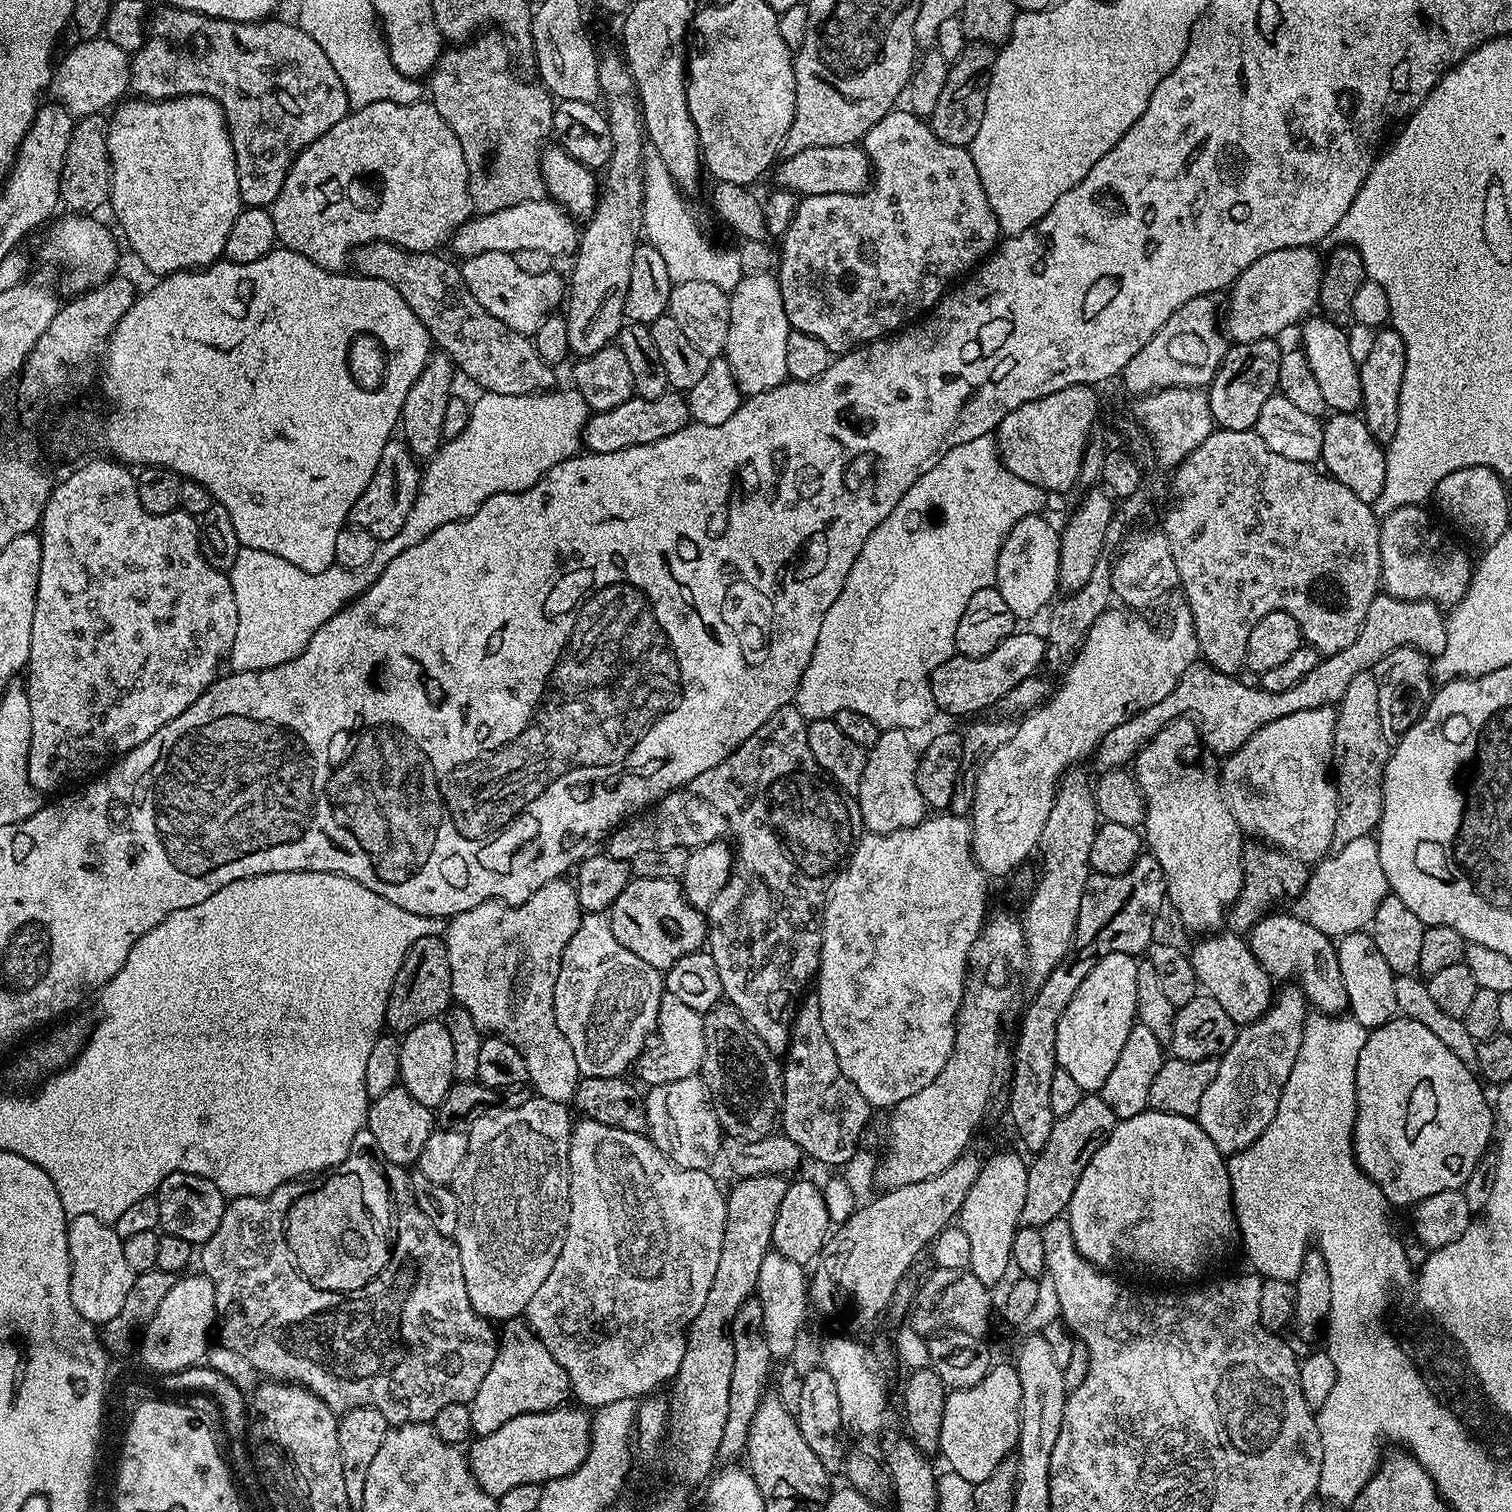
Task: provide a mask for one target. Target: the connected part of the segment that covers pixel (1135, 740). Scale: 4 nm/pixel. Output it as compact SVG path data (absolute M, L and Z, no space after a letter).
M1378 594L1374 602L1370 602L1370 610L1366 610L1366 622L1362 622L1362 630L1358 630L1358 638L1350 642L1350 646L1335 649L1314 666L1314 670L1304 676L1300 684L1282 693L1270 693L1261 686L1251 688L1248 684L1236 680L1235 675L1217 672L1203 662L1192 664L1182 674L1178 686L1162 698L1162 702L1154 702L1154 706L1134 712L1122 721L1110 734L1100 739L1100 745L1094 753L1094 761L1101 773L1123 769L1131 765L1137 754L1159 732L1174 721L1187 717L1188 712L1196 712L1194 723L1200 729L1202 744L1205 749L1217 752L1220 758L1227 758L1241 748L1262 726L1274 722L1278 718L1286 718L1286 714L1294 714L1298 710L1314 710L1339 705L1346 694L1350 682L1358 678L1358 674L1375 669L1376 663L1390 650L1399 648L1417 648L1435 658L1446 650L1446 638L1450 631L1444 625L1445 613L1439 604L1431 604L1429 600L1403 600L1387 594Z

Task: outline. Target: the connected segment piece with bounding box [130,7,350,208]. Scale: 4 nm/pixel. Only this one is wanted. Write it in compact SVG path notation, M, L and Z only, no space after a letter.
M161 7L159 11L153 20L151 17L142 47L131 53L131 91L137 97L150 100L208 96L218 102L228 124L230 142L234 146L241 205L268 208L278 198L282 182L286 182L286 174L298 154L348 116L348 95L334 66L330 66L330 58L322 54L322 46L318 46L310 34L306 34L295 23L283 24L277 18L255 24L235 24L181 8Z

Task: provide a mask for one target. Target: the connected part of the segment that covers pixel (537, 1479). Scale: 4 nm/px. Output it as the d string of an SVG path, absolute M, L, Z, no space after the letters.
M568 1407L553 1408L551 1412L522 1414L518 1418L510 1418L506 1426L498 1426L494 1434L476 1436L466 1455L478 1486L482 1486L486 1494L499 1498L514 1486L543 1486L549 1480L557 1480L578 1470L589 1450L591 1421L583 1407Z

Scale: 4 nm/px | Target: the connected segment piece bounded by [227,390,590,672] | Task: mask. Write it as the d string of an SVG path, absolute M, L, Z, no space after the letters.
M575 390L569 392L535 392L534 394L494 394L484 392L472 404L468 412L468 421L464 429L447 442L441 443L439 452L427 461L420 477L420 489L416 495L410 514L406 514L406 522L394 538L383 541L377 547L374 558L364 568L350 569L333 566L318 574L310 574L306 570L298 570L298 566L290 566L286 558L278 558L278 554L266 554L266 550L250 550L241 548L238 558L234 558L232 571L228 580L234 590L234 602L238 602L238 634L234 634L232 653L227 663L232 672L257 672L274 666L282 666L290 662L314 638L314 634L327 620L340 612L347 604L351 604L382 574L382 570L402 550L410 550L410 546L418 546L422 538L430 538L438 526L446 526L446 522L464 520L486 498L503 492L521 492L534 486L548 473L553 466L563 460L577 455L582 448L582 433L588 423L590 409Z

